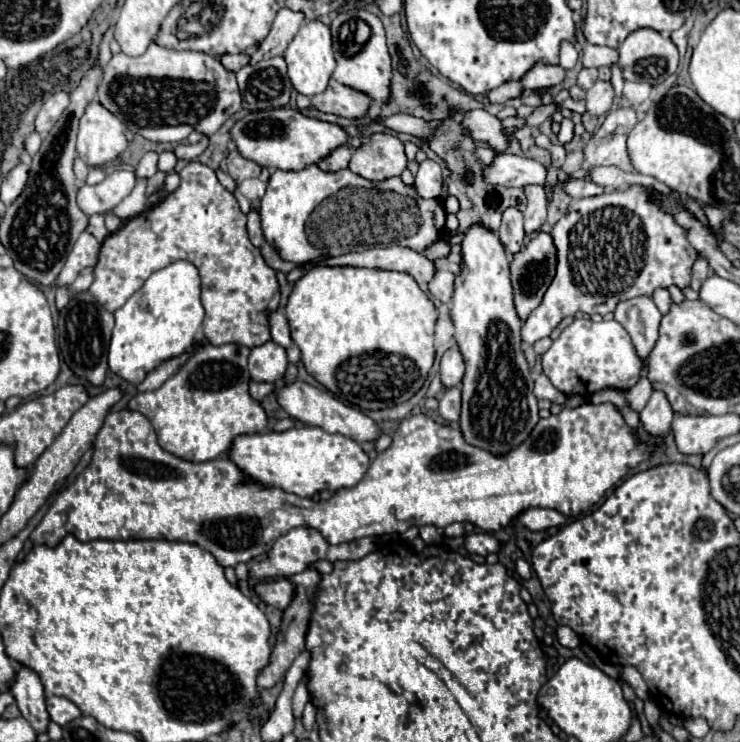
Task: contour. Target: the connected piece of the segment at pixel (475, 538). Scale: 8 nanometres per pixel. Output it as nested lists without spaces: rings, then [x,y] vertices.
[[[476,532],[476,534],[468,534],[464,538],[464,546],[468,552],[474,552],[474,554],[480,554],[480,556],[488,556],[490,552],[498,552],[500,544],[498,540],[488,534],[488,532]]]

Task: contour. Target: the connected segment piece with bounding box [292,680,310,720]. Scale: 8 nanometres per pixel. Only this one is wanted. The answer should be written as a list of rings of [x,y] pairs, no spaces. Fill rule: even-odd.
[[[302,680],[300,684],[298,684],[298,688],[296,688],[296,692],[294,692],[294,698],[292,698],[292,710],[294,710],[294,718],[296,720],[300,720],[300,716],[302,716],[302,710],[304,710],[304,706],[306,706],[306,702],[308,702],[308,692],[306,692],[306,680]]]

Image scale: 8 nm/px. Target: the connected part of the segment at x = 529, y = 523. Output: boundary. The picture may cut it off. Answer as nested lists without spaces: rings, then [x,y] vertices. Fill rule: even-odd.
[[[528,508],[526,512],[520,514],[520,522],[530,528],[530,530],[546,530],[552,526],[560,526],[566,522],[564,514],[558,510],[548,510],[548,508]]]

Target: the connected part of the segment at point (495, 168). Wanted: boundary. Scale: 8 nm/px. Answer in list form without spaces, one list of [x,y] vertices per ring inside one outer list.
[[[496,154],[490,166],[484,166],[482,170],[484,182],[496,184],[496,186],[524,186],[524,184],[544,184],[546,180],[546,168],[532,160],[512,154]]]

